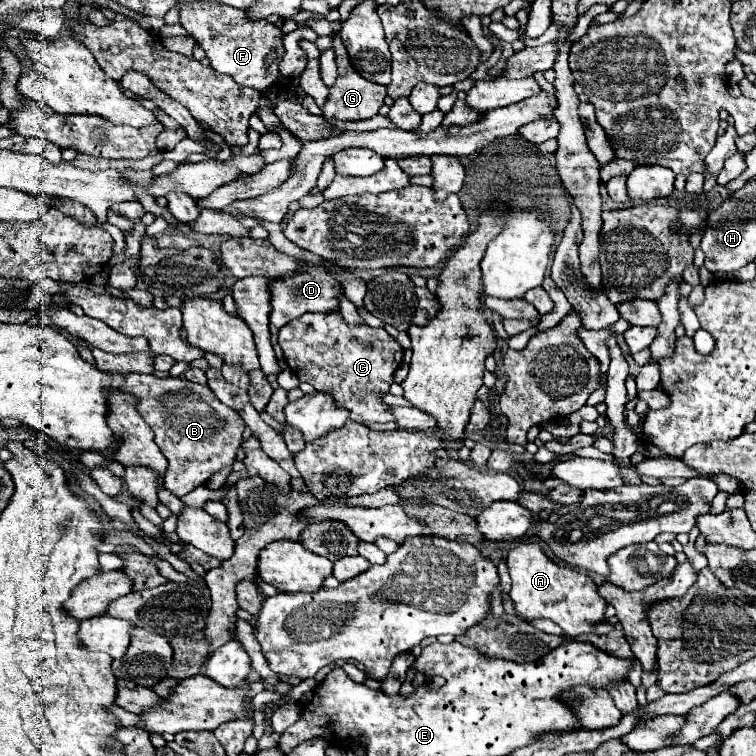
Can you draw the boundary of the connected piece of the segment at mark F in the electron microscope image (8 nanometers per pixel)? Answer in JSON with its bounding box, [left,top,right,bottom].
[180,1,284,91]

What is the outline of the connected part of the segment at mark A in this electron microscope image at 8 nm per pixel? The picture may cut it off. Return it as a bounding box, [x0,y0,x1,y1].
[506,541,608,637]

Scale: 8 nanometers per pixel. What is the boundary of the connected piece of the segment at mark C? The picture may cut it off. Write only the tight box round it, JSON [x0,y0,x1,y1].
[278,311,404,423]

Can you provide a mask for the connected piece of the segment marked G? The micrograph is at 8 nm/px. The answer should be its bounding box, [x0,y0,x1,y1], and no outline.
[322,35,386,121]

